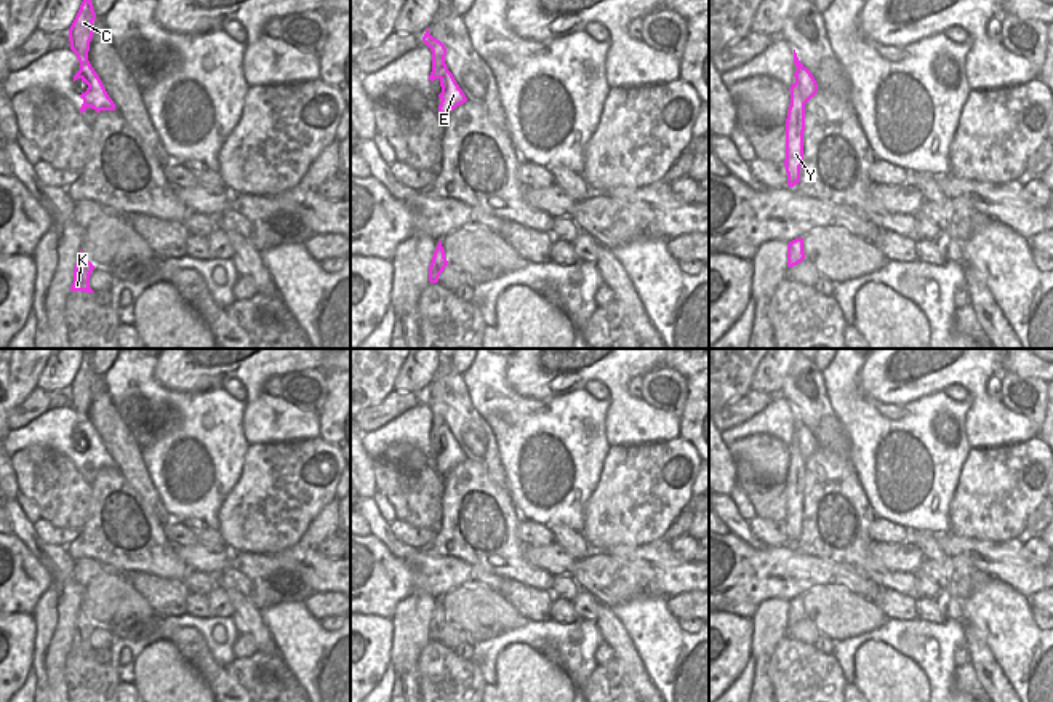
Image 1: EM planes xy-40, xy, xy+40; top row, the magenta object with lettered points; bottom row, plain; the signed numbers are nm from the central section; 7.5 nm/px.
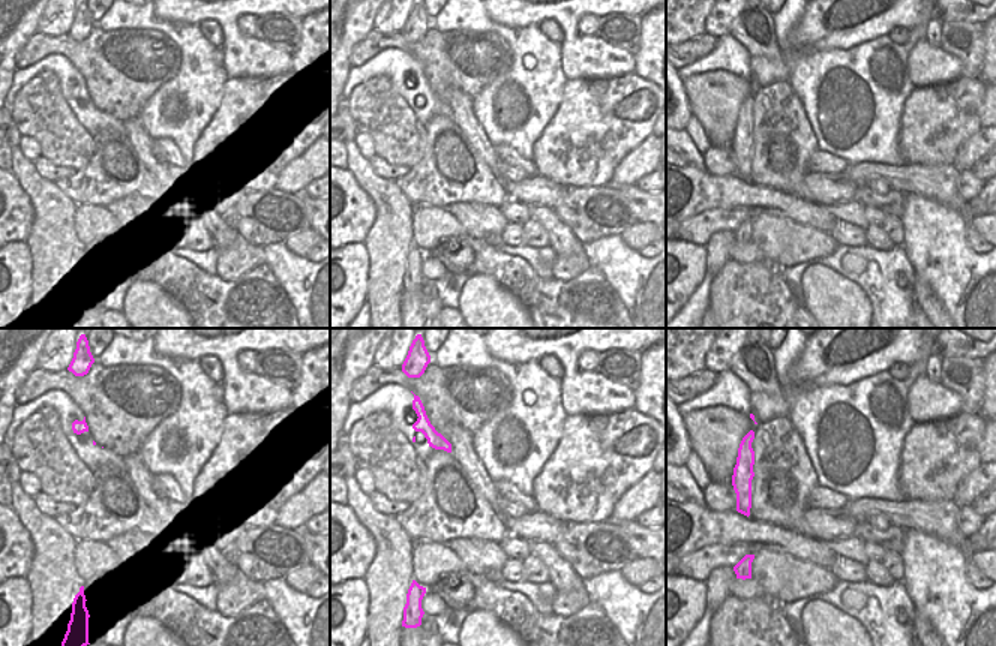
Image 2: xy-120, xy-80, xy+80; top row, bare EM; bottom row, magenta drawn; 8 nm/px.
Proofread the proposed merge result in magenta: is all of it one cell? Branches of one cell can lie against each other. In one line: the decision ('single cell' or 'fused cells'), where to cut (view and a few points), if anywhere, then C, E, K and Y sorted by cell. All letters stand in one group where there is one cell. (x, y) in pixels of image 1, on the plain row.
single cell | no cut | C E K Y

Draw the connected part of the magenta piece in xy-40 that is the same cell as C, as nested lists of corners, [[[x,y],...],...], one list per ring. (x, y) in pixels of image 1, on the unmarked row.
[[[85,355],[80,368],[69,387],[70,408],[77,413],[80,429],[74,433],[74,440],[80,437],[88,443],[86,449],[80,453],[83,462],[80,470],[83,472],[88,465],[98,472],[101,469],[115,469],[114,459],[109,456],[101,437],[88,419],[90,400],[93,397],[93,379],[96,371],[90,355]]]

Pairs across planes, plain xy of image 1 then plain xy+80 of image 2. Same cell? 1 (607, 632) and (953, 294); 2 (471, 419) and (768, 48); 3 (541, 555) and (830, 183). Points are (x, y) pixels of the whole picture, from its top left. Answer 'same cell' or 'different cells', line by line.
1: different cells
2: same cell
3: same cell

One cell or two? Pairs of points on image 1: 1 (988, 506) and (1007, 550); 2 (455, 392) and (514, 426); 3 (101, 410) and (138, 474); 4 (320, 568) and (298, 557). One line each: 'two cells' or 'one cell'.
1: two cells
2: two cells
3: one cell
4: one cell

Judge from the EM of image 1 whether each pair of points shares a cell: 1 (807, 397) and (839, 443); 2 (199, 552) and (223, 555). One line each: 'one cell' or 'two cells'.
1: one cell
2: one cell

